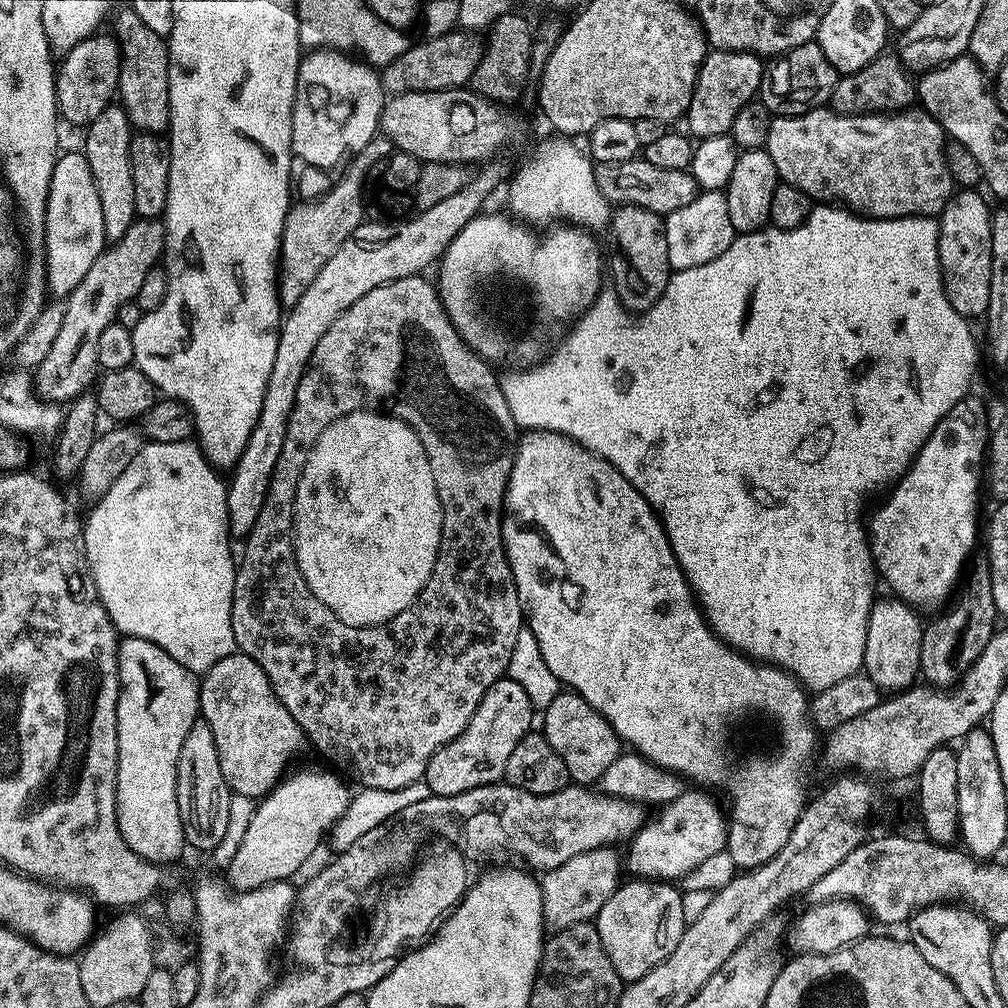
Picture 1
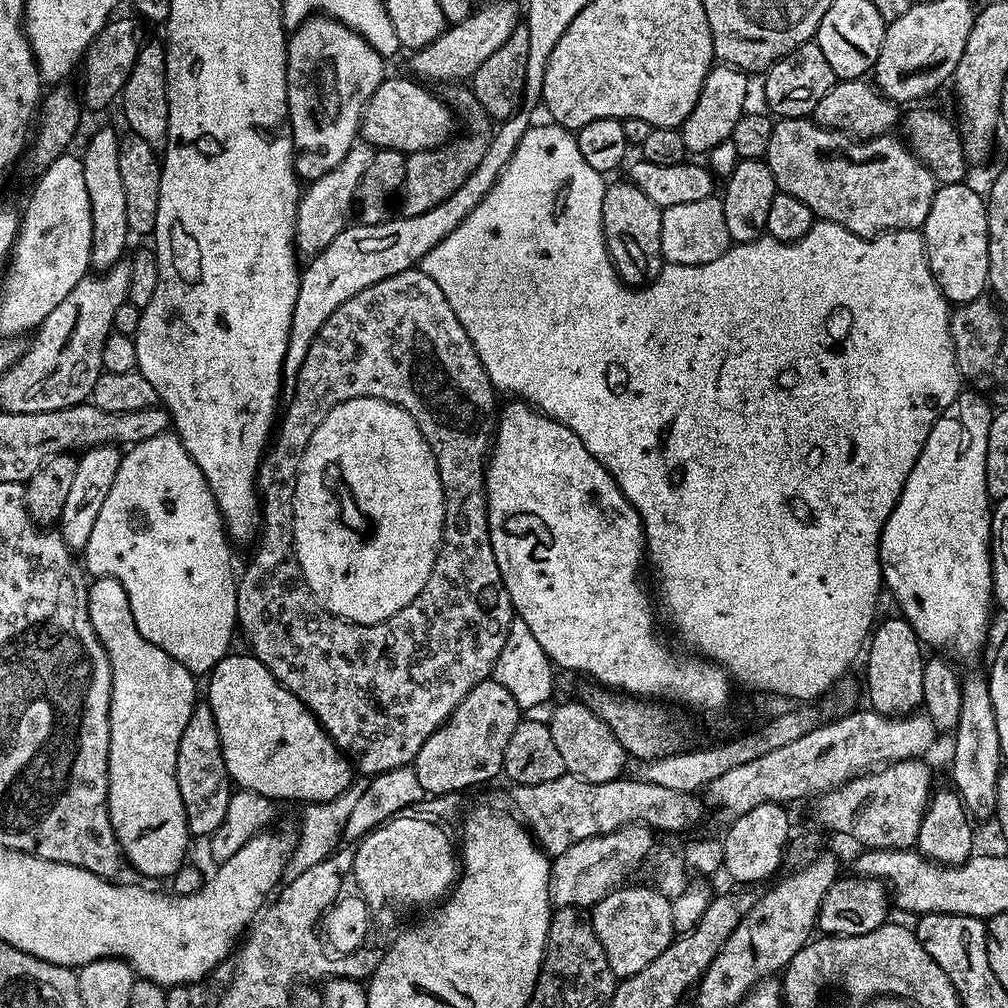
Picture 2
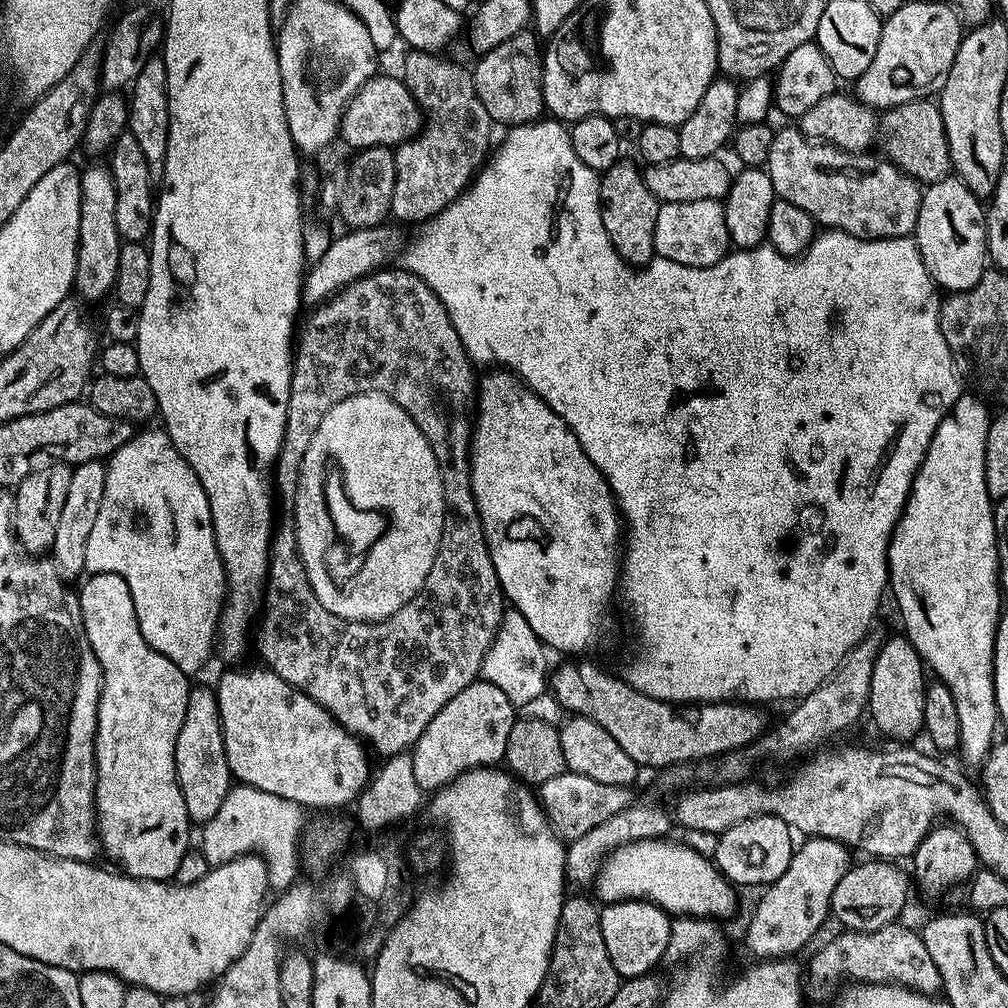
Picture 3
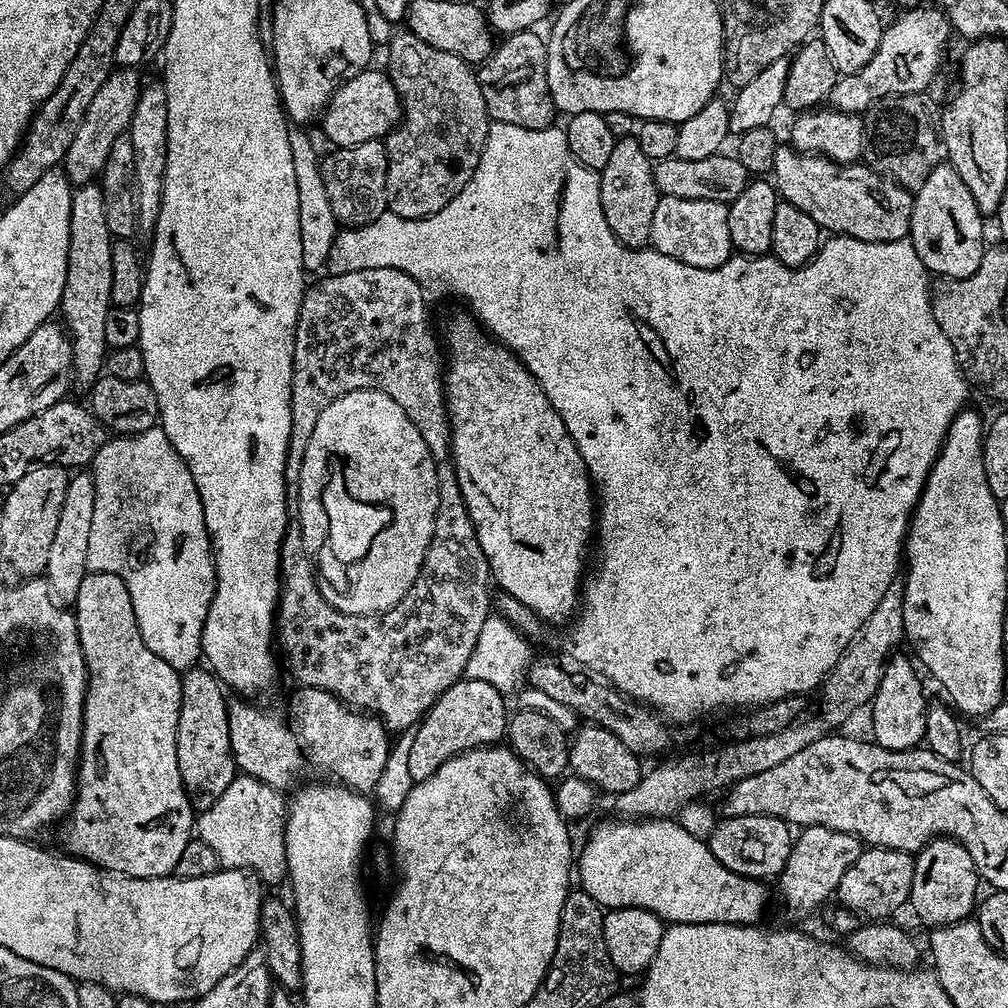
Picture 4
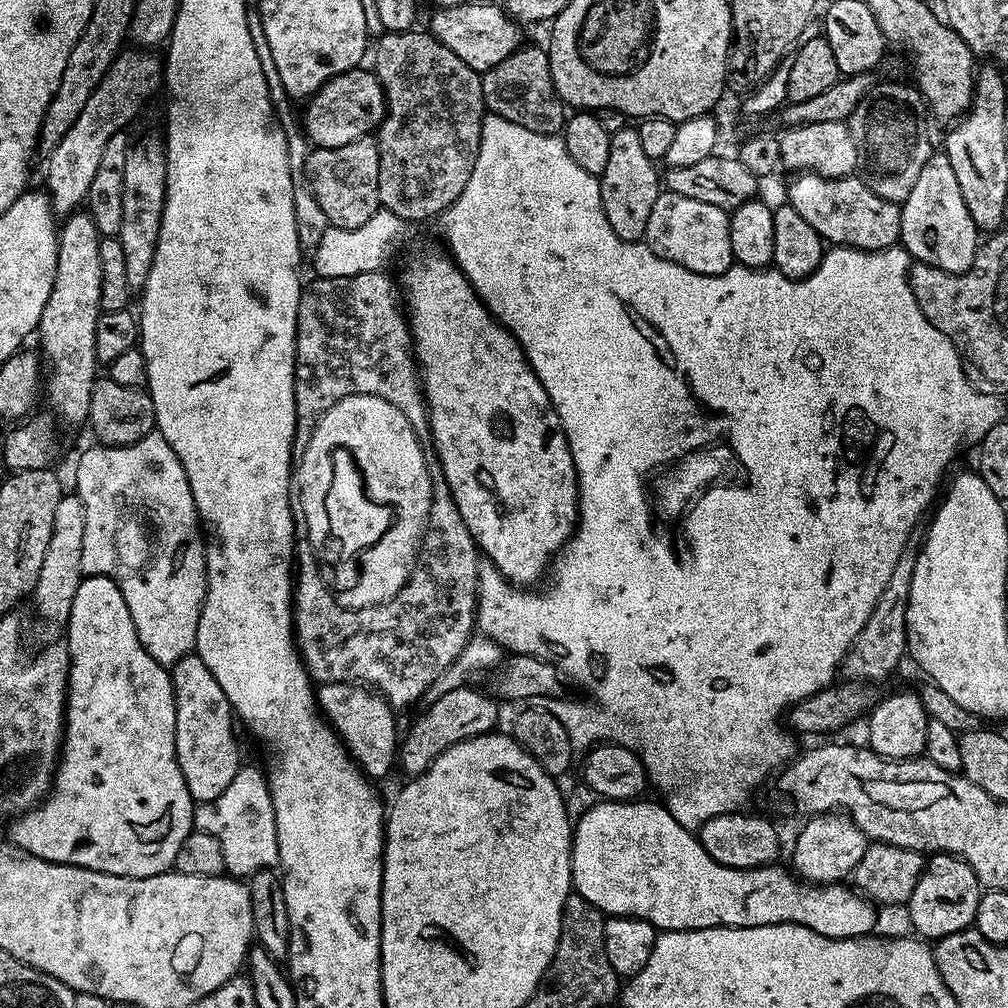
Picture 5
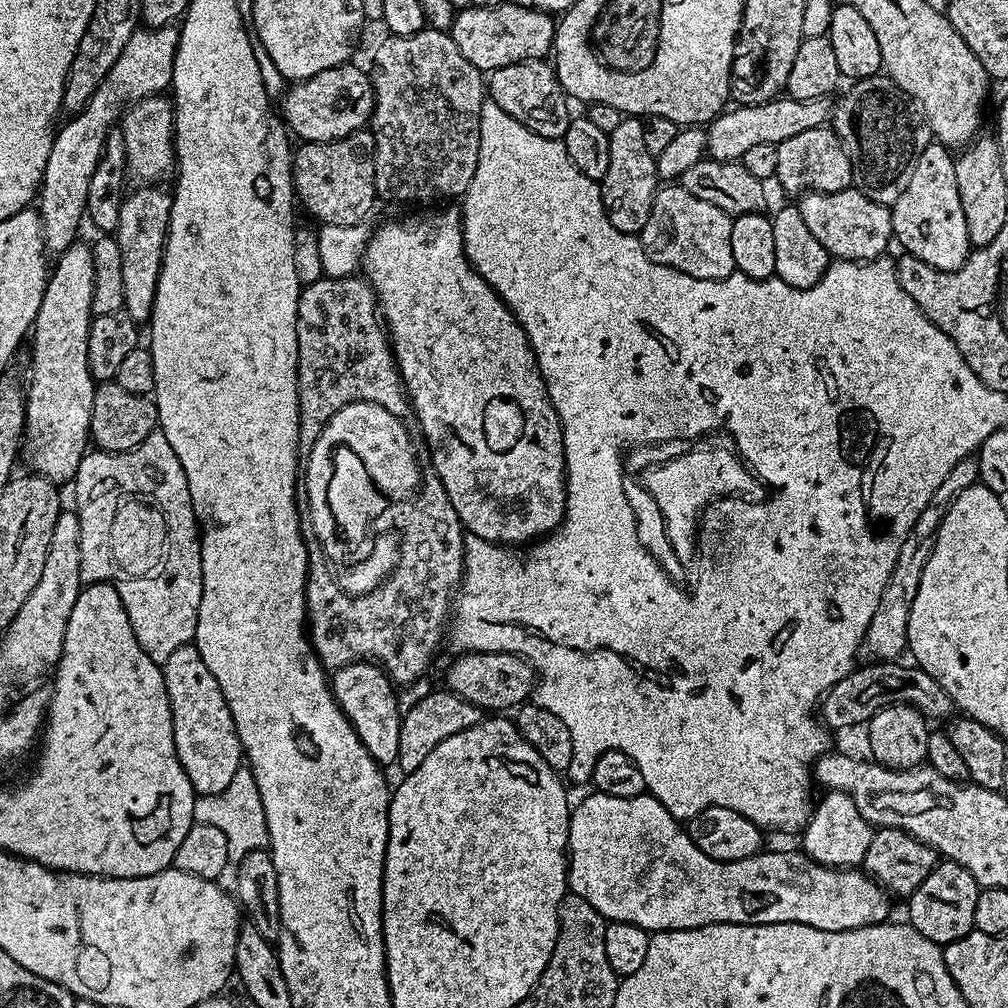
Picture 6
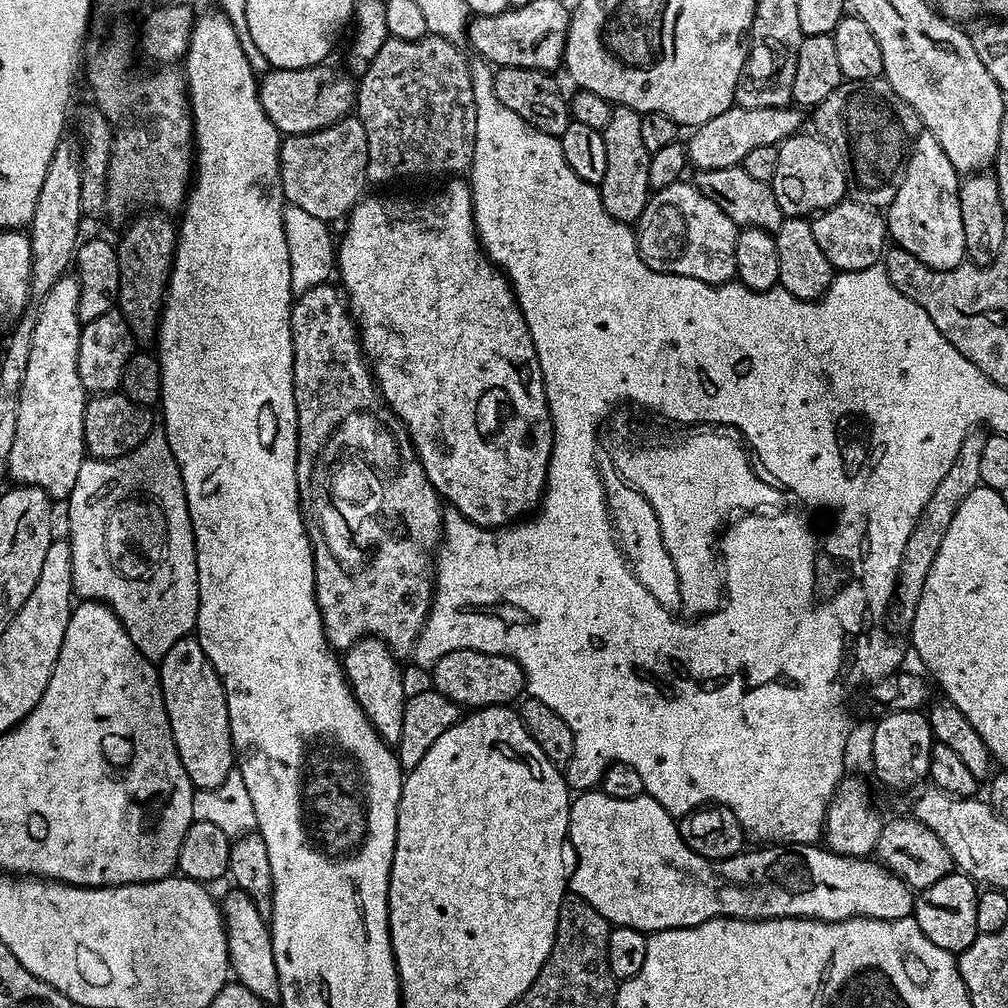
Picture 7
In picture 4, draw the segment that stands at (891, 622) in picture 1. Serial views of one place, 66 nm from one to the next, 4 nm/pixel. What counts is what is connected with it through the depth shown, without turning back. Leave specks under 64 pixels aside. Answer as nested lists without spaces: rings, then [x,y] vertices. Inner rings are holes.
[[[893,655],[888,665],[884,667],[880,685],[871,703],[873,718],[870,721],[871,739],[886,750],[895,752],[905,752],[906,749],[915,748],[923,741],[926,734],[926,714],[930,703],[929,697],[924,697],[924,688],[920,685],[921,673],[917,665],[911,659],[908,661],[906,657],[900,655]]]

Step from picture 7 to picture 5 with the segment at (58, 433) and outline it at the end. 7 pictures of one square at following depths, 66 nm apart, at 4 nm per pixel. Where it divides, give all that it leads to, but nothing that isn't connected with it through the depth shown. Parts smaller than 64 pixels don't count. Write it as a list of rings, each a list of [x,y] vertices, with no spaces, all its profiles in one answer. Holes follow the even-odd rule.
[[[77,210],[63,221],[58,232],[58,266],[54,274],[54,290],[50,290],[50,298],[46,298],[38,329],[47,368],[46,400],[48,396],[52,403],[51,411],[68,424],[83,425],[87,421],[90,394],[98,379],[95,334],[102,311],[100,299],[104,275],[101,239],[98,226],[94,226],[94,218],[87,211]]]

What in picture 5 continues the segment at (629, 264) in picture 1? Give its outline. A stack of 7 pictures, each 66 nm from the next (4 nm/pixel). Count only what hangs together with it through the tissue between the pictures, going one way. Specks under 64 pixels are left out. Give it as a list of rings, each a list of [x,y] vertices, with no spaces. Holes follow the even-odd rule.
[[[626,126],[611,133],[610,158],[606,170],[599,176],[600,197],[610,222],[610,230],[623,240],[643,241],[646,222],[650,219],[650,210],[662,191],[662,176],[656,173],[657,165],[642,151],[642,142],[638,139],[635,127]]]

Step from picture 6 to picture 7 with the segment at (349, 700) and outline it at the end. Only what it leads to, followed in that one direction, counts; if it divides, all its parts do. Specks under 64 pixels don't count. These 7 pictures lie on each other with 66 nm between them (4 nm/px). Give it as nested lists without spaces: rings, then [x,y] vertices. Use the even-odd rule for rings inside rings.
[[[365,636],[346,649],[342,656],[344,676],[352,688],[358,706],[366,714],[370,726],[374,726],[384,743],[395,746],[402,734],[402,714],[404,713],[404,676],[400,673],[397,657],[393,656],[388,645],[374,636]]]

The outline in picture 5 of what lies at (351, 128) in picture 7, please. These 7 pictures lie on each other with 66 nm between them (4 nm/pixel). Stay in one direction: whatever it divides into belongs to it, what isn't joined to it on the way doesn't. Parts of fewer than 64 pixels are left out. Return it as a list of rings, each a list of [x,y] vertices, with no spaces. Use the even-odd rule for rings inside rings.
[[[363,136],[346,146],[337,148],[313,147],[304,160],[304,172],[308,175],[308,188],[316,199],[322,215],[333,228],[354,230],[366,226],[370,218],[381,208],[378,194],[378,146],[372,136]]]

